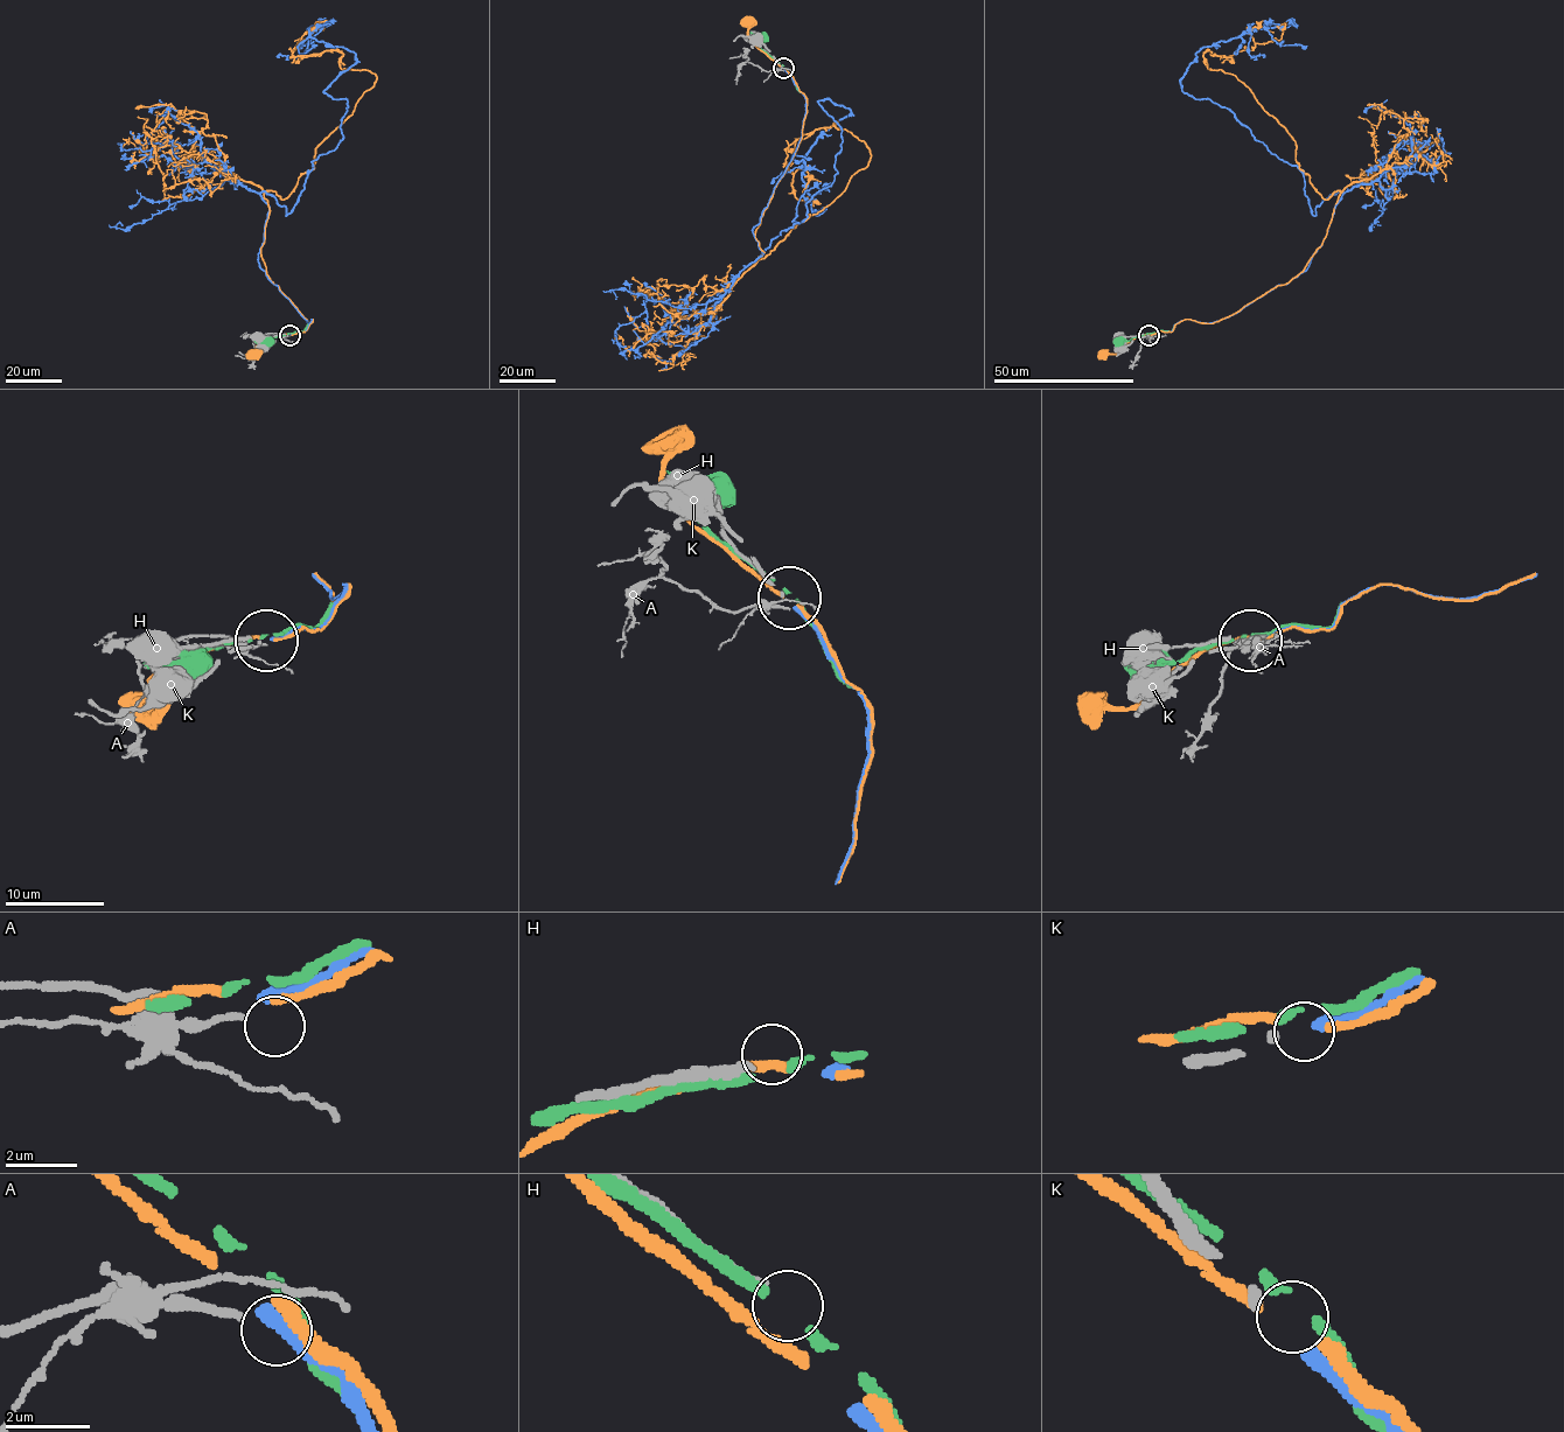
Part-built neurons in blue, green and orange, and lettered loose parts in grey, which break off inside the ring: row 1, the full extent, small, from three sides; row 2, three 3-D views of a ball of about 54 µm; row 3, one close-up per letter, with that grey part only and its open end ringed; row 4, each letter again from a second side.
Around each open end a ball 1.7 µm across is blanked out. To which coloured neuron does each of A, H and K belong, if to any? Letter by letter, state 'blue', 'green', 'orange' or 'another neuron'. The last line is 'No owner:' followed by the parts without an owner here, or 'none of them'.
A: another neuron
H: another neuron
K: blue
No owner: A, H

